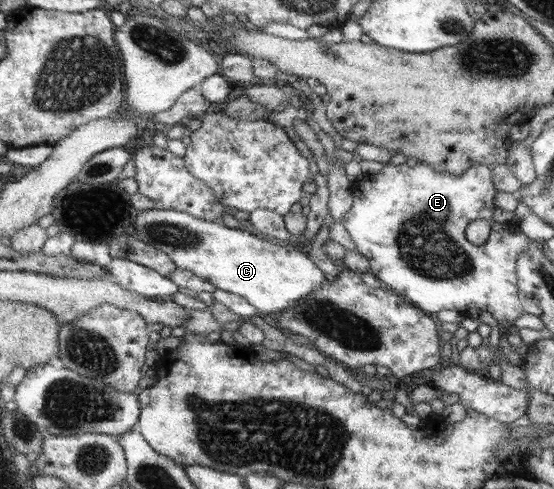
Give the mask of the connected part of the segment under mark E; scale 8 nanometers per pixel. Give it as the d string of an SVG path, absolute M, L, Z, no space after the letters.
M405 163L399 166L387 164L385 169L379 172L379 174L365 174L361 180L357 179L357 182L354 181L353 207L349 209L349 213L345 215L342 224L351 236L357 250L371 261L370 273L379 279L386 288L392 289L399 295L407 297L417 308L421 308L421 310L429 314L435 314L435 312L441 312L441 310L456 310L466 315L467 310L471 310L471 308L478 308L480 311L487 310L497 320L499 332L501 333L502 339L504 339L508 334L508 326L506 324L508 324L508 322L515 324L515 320L521 318L525 313L524 305L520 299L520 280L517 276L516 267L518 258L522 255L522 252L526 252L529 245L532 244L532 239L529 238L527 234L523 234L514 222L501 223L496 221L493 221L491 236L487 244L473 244L473 242L466 237L466 230L471 222L479 219L491 220L491 218L493 218L493 212L495 212L496 209L496 194L496 181L493 177L492 168L484 165L469 169L469 171L465 172L461 177L453 177L453 174L447 173L447 171L437 171L437 169L433 169L433 166L422 163L419 163L413 168L409 168Z

